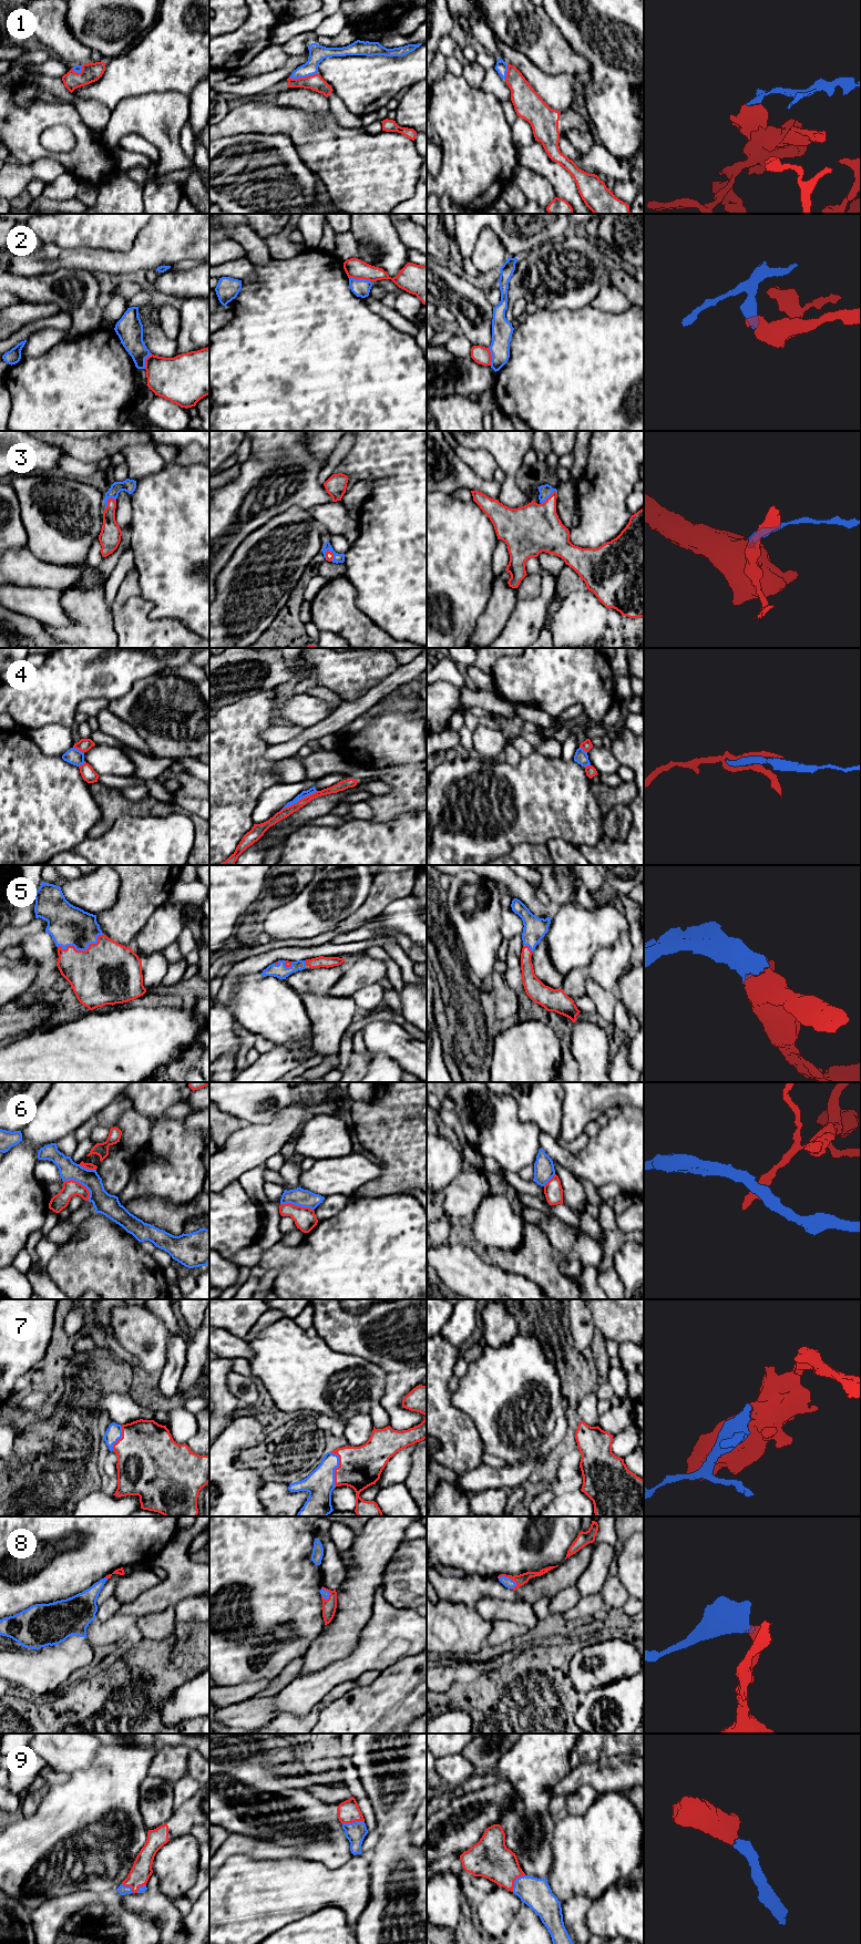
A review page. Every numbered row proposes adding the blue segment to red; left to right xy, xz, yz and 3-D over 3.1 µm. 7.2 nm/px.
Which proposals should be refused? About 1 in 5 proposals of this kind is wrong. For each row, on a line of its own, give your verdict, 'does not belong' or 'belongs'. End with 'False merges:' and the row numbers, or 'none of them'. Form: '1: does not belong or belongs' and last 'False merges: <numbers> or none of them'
1: belongs
2: does not belong
3: belongs
4: belongs
5: belongs
6: does not belong
7: belongs
8: belongs
9: belongs
False merges: 2, 6

